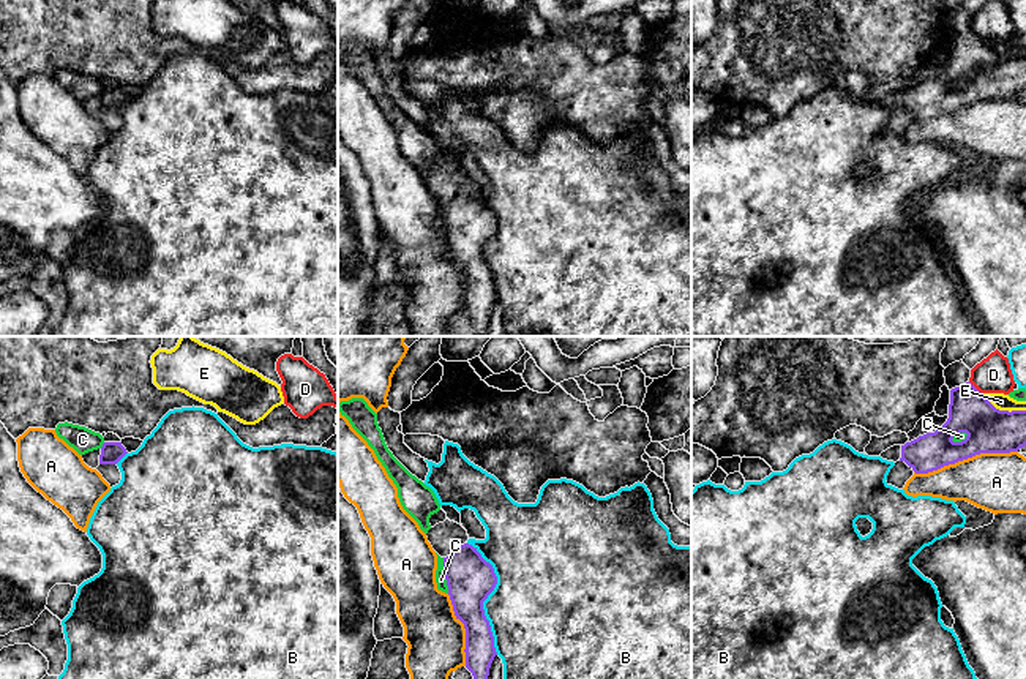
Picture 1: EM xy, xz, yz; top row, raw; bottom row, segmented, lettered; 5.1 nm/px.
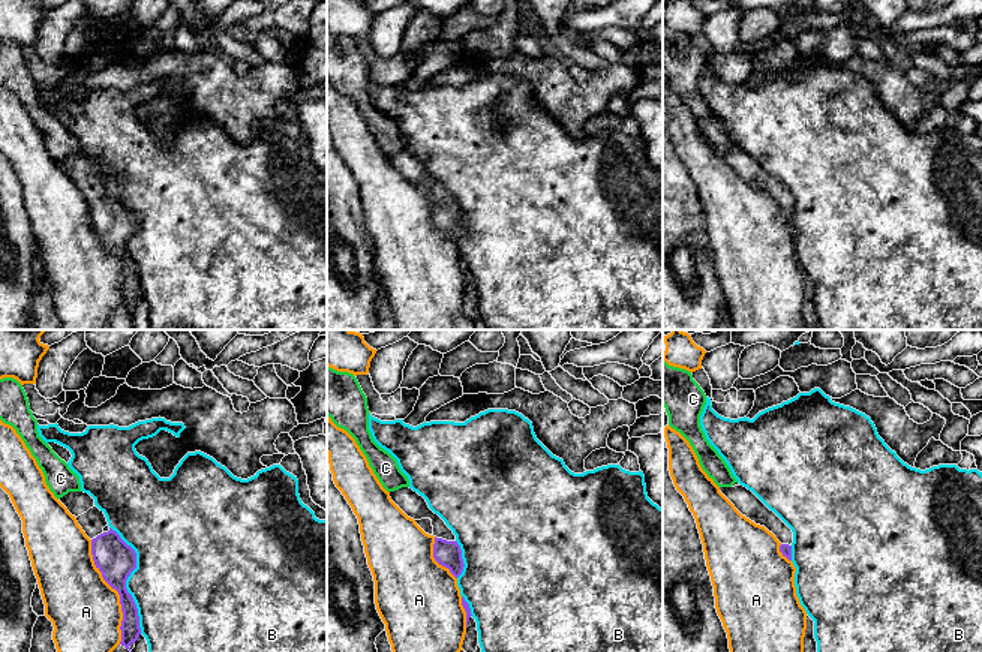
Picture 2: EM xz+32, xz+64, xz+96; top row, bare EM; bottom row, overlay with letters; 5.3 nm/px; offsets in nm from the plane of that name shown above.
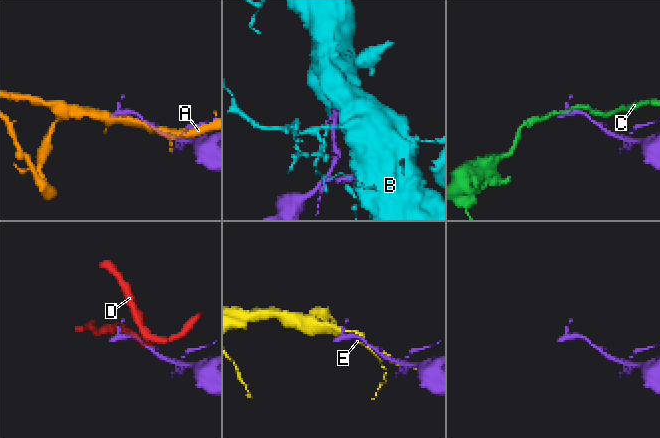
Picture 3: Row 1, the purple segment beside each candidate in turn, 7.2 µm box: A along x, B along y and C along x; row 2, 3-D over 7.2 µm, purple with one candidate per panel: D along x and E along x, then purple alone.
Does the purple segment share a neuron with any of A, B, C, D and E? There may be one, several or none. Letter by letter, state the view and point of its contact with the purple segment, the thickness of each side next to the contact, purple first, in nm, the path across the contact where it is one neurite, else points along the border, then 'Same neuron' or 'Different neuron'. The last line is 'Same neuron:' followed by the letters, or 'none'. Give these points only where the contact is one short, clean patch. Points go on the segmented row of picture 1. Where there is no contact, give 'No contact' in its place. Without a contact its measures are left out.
A: Touches purple at yz (965, 458). Thickness 220 nm (purple) against 300 nm. Different neuron
B: Touches purple at xz (486, 597). Thickness 240 nm (purple) against 460 nm. Different neuron
C: Touches purple at xz (444, 575). Thickness 240 nm (purple) against 50 nm. Different neuron
D: Touches purple at yz (974, 387). Thickness 220 nm (purple) against 190 nm. Boundary: yz (969, 381), (982, 393). Different neuron
E: Touches purple at yz (1004, 411). Thickness 220 nm (purple) against 90 nm. Different neuron
Same neuron: none

